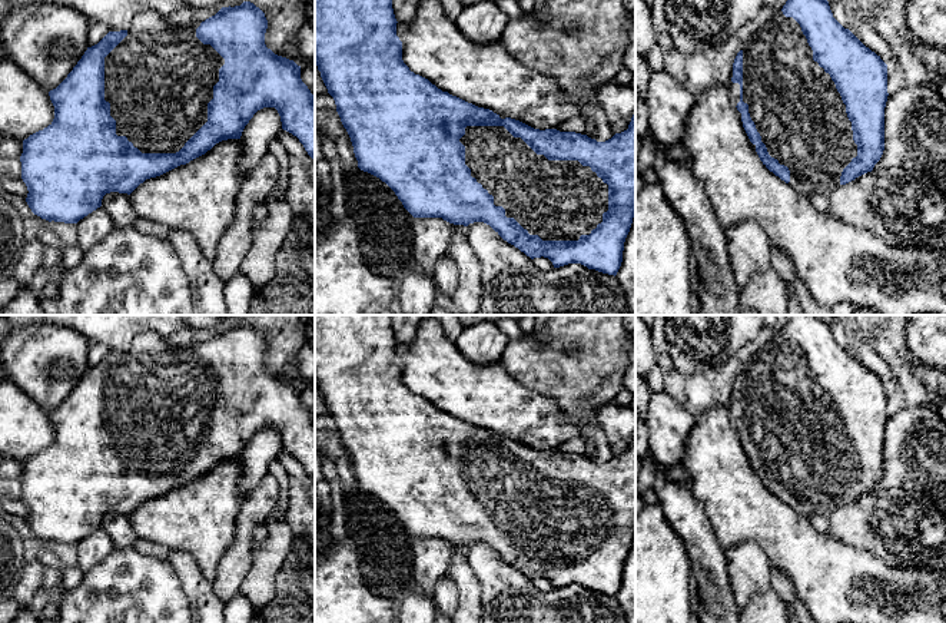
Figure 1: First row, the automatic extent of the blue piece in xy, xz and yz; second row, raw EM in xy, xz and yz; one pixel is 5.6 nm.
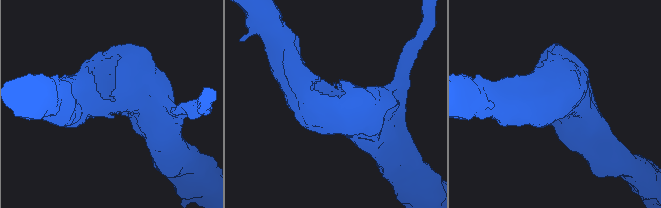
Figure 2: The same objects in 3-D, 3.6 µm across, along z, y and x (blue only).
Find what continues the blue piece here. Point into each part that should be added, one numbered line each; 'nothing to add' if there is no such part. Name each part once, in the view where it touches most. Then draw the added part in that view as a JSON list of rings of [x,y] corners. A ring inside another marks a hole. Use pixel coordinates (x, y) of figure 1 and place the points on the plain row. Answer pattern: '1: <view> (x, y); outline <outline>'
1: xz (556, 520); outline [[[467,447],[459,460],[471,497],[530,556],[578,561],[603,543],[608,506],[578,481],[548,481],[504,447]]]

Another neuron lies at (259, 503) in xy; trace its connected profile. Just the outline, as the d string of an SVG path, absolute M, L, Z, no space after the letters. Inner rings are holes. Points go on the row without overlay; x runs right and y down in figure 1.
M266 474L253 490L246 493L235 521L233 544L220 559L216 579L212 581L215 594L223 604L240 591L240 586L250 570L253 527L269 520L279 493L279 483L270 474Z

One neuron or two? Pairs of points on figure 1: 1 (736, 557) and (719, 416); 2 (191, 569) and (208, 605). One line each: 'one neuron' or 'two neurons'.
1: two neurons
2: one neuron

